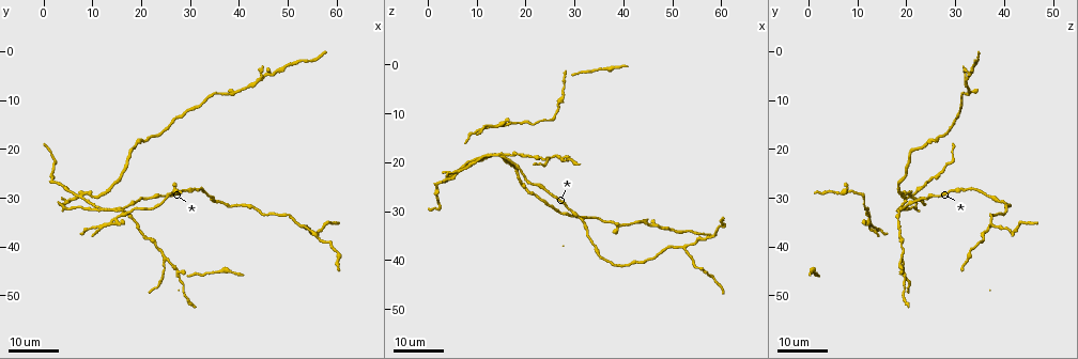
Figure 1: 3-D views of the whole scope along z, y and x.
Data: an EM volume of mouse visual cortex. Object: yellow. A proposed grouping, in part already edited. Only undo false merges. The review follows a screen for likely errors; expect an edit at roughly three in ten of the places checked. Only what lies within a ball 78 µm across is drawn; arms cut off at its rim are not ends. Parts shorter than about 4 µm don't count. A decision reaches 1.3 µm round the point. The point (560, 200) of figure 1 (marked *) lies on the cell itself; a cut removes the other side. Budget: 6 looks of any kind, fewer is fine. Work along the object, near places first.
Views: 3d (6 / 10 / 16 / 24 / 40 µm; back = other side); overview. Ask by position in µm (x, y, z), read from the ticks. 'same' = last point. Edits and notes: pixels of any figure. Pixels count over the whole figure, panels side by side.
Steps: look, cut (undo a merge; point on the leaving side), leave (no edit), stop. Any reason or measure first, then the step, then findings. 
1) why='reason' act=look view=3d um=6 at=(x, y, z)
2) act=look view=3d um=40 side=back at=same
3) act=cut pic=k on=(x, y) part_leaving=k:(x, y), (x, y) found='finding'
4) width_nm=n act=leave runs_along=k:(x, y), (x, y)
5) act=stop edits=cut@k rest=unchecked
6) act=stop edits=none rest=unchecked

why='arms part here' act=look view=3d um=24 at=(16.0, 32.0, 18.5)

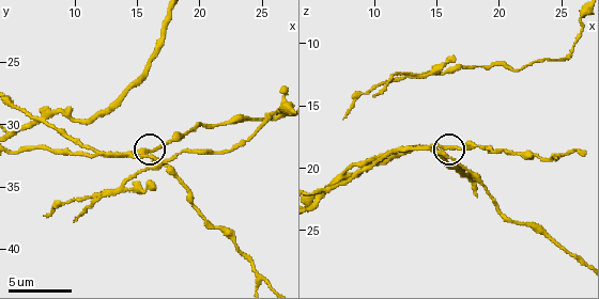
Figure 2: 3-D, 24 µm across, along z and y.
act=look view=3d um=6 at=(15.6, 32.4, 18.2)

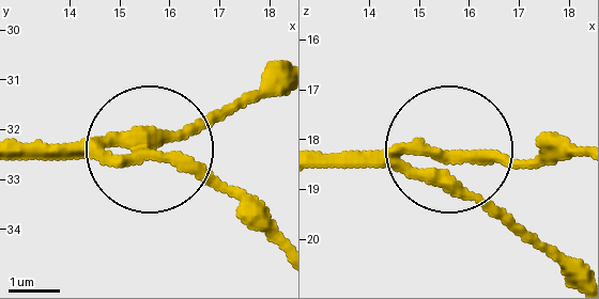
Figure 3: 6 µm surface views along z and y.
side_arm_um=58 act=leave runs_along=3:(278, 76), (154, 144), (248, 208) found='continuous, no second cell'

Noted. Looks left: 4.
why='two arms in line, one across' act=look view=3d um=10 at=(10.6, 32.4, 19.4)

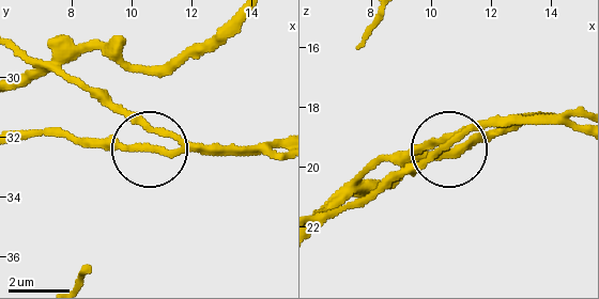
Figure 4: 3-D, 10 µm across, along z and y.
why='closer look' act=look view=3d um=6 at=(10.5, 32.4, 19.3)

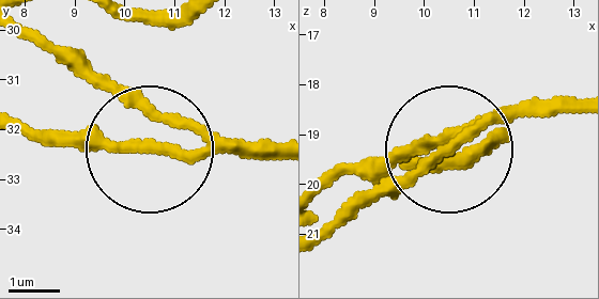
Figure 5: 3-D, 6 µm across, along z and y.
arms=3 act=leave runs_along=5:(577, 112), (487, 116), (351, 210) found='one cell here'

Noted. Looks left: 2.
act=look view=3d um=16 at=(24.8, 42.4, 19.0)

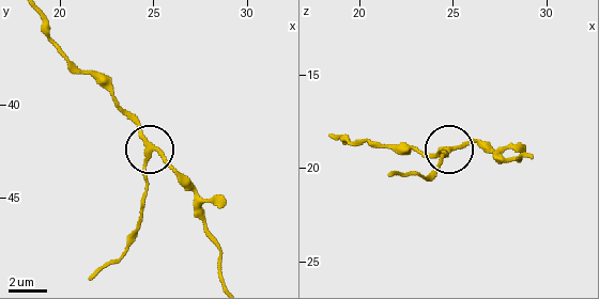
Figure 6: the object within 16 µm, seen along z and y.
why='other side' act=look view=3d um=16 side=back at=(25.1, 42.4, 18.8)

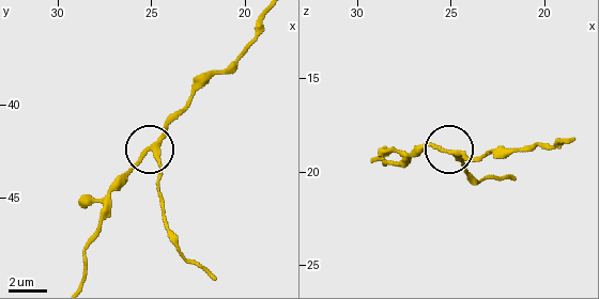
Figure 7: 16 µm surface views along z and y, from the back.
arms=3 act=leave runs_along=7:(264, 19), (260, 33), (198, 91), (164, 135), (118, 181) found='all the same cell'

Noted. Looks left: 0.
act=stop edits=none rest=unchecked

